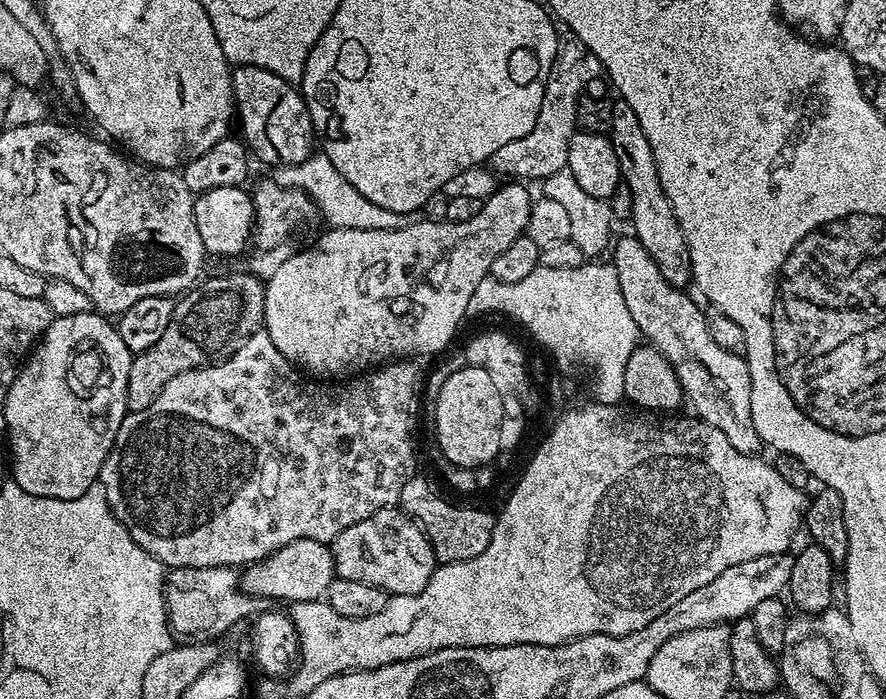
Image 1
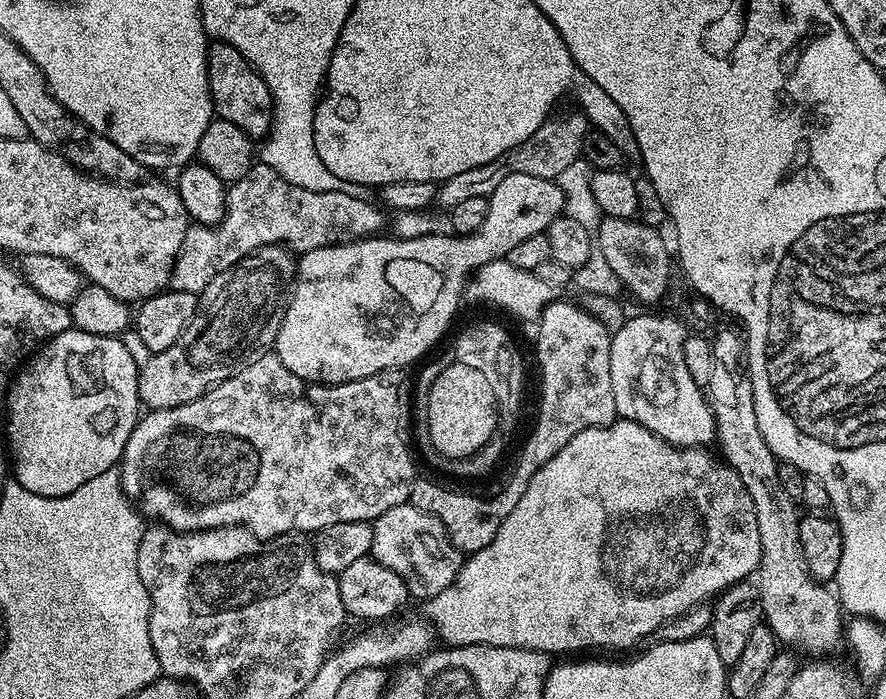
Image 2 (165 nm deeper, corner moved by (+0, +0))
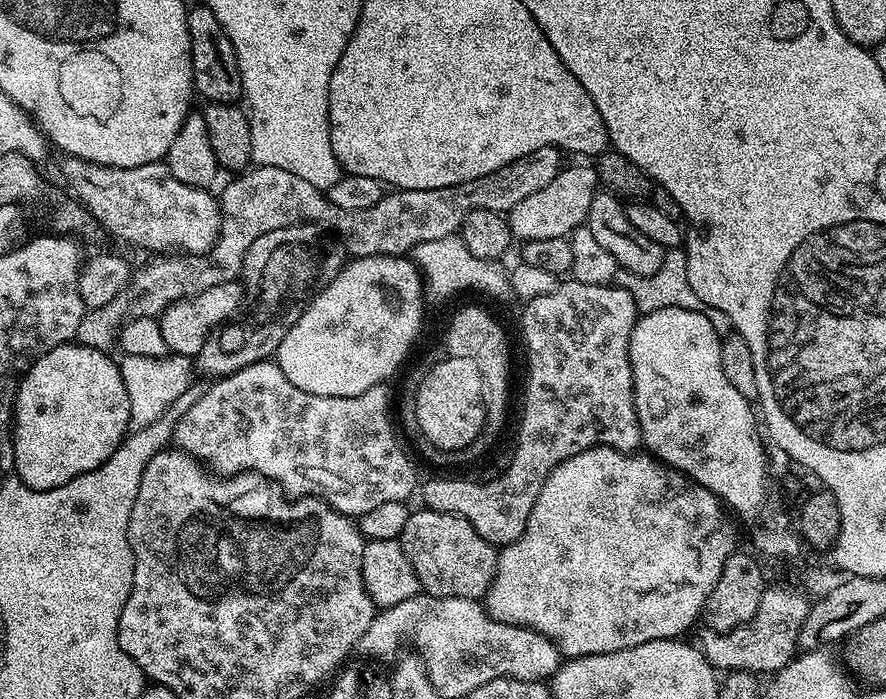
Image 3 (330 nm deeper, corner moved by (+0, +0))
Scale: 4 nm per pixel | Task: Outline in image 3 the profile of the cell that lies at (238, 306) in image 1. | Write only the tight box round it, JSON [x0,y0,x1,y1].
[194,224,346,378]

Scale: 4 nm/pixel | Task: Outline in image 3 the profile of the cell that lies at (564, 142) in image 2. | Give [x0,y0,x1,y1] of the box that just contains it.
[76,147,562,351]

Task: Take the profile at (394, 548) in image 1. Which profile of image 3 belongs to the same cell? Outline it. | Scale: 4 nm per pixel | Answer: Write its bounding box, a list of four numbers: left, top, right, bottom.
[399,507,497,601]

